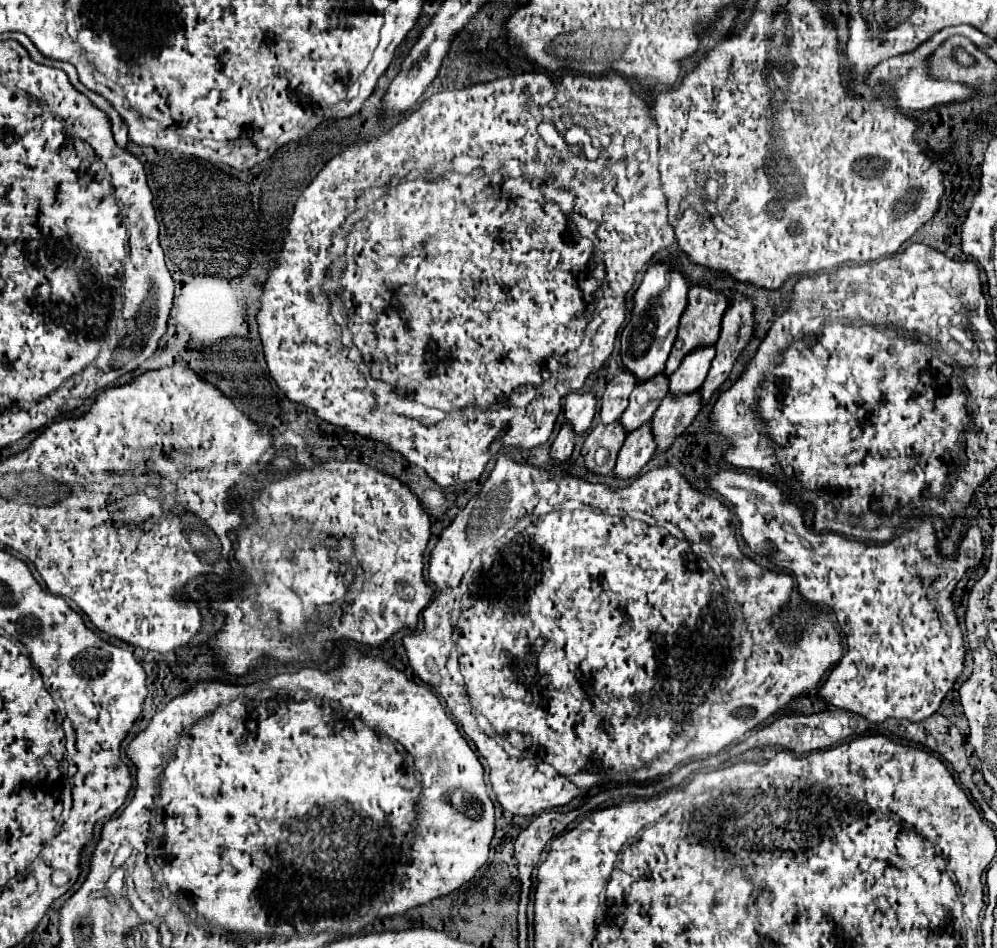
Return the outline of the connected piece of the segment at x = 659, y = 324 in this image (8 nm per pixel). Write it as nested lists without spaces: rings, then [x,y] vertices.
[[[658,263],[648,267],[642,285],[638,287],[634,295],[634,309],[628,317],[628,323],[620,335],[620,357],[626,371],[630,371],[636,377],[636,385],[650,381],[652,377],[664,373],[664,365],[668,359],[668,353],[674,345],[678,321],[686,307],[688,299],[688,279],[686,275],[678,273],[666,263]]]

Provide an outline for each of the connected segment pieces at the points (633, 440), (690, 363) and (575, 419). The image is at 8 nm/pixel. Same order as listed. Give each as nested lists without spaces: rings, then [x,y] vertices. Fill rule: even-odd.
[[[646,423],[644,427],[626,435],[626,441],[618,453],[618,461],[612,475],[616,479],[638,477],[652,455],[654,455],[654,439],[650,431],[650,423]]]
[[[706,347],[704,351],[692,351],[692,355],[688,355],[688,359],[684,359],[678,371],[670,377],[668,393],[686,395],[698,391],[706,379],[712,359],[714,359],[714,347]]]
[[[568,393],[564,397],[564,423],[570,425],[574,435],[582,435],[592,427],[596,413],[596,399],[592,393]]]

